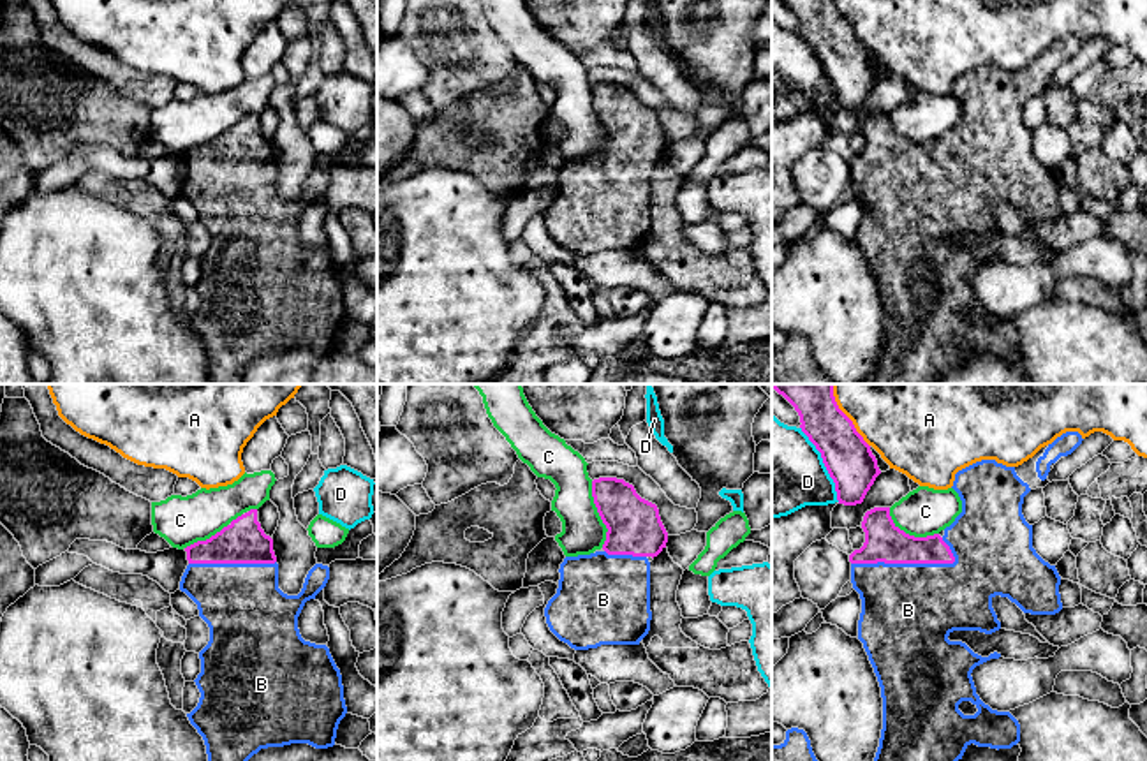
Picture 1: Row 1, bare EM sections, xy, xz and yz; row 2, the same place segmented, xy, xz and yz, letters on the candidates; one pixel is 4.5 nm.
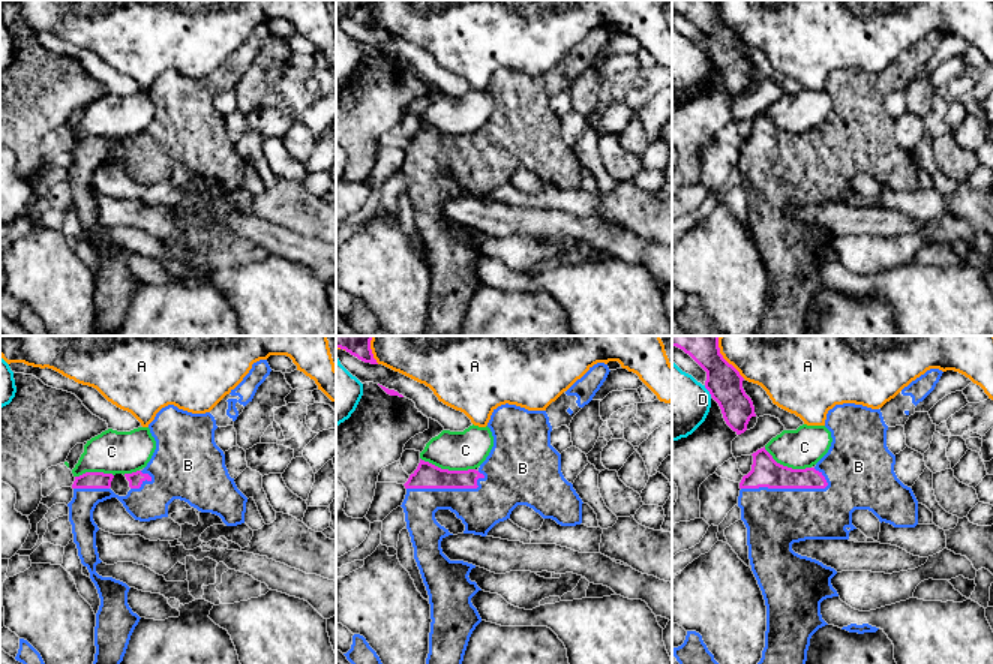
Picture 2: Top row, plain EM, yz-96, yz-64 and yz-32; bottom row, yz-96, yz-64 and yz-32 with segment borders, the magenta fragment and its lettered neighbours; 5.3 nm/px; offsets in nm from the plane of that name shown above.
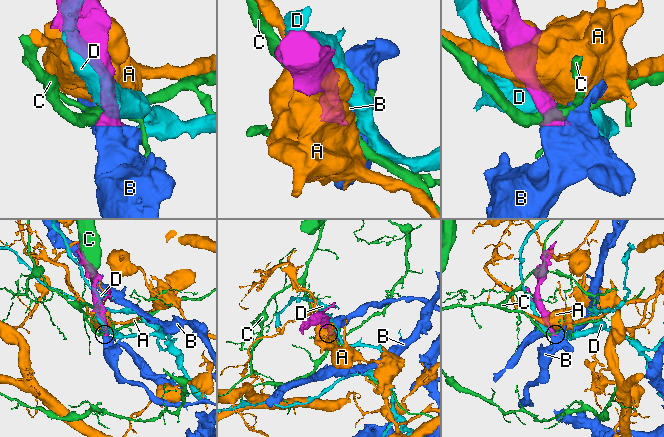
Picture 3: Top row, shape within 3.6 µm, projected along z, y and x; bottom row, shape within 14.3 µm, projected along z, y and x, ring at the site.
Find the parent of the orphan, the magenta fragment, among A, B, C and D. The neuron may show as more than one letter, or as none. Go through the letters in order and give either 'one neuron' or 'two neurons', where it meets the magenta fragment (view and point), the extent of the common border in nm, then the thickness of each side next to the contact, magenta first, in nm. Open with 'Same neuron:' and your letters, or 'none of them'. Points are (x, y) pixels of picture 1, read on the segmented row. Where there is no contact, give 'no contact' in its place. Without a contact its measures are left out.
Same neuron: B
A: two neurons; contact yz (846, 416); length 340 nm; calibres 240 and 480 nm
B: one neuron; contact yz (904, 562); length 480 nm; calibres 180 and 440 nm
C: two neurons; contact xz (599, 515); length 300 nm; calibres 240 and 200 nm
D: two neurons; contact yz (823, 462); length 380 nm; calibres 220 and 420 nm

